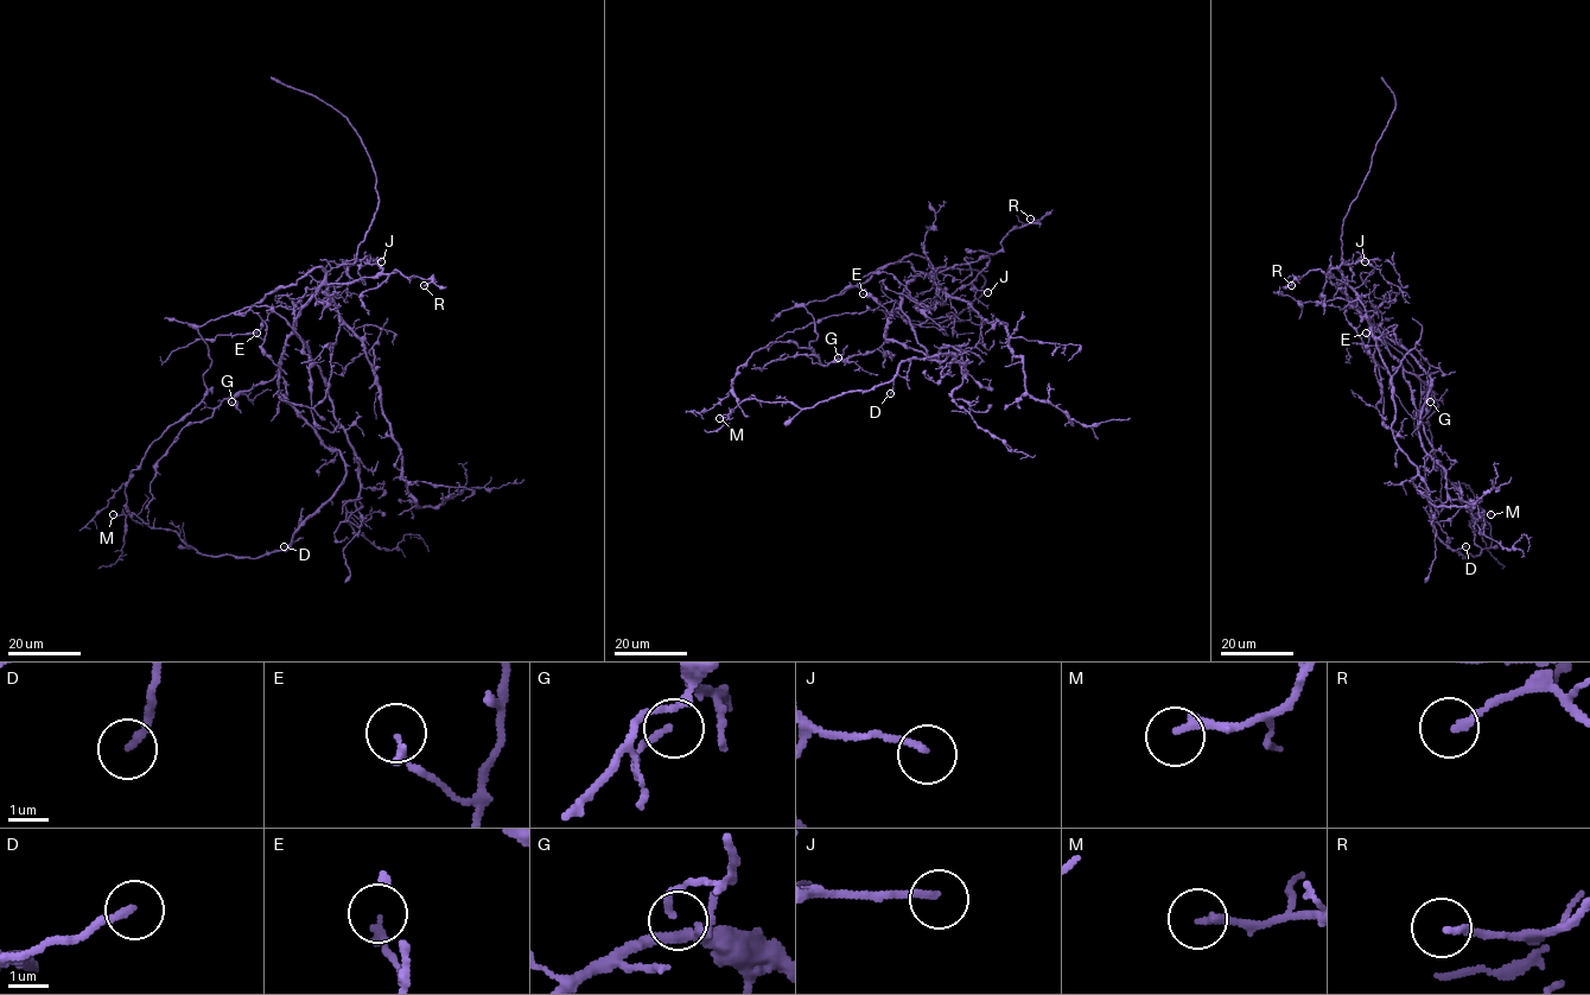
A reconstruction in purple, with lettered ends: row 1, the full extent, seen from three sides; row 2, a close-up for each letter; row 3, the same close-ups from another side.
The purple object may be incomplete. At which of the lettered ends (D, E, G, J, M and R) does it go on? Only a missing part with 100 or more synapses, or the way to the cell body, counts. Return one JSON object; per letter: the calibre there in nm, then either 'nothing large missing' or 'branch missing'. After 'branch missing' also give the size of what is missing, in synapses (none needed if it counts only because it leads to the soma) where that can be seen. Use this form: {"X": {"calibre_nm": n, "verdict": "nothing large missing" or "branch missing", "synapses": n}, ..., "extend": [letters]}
{"D": {"calibre_nm": 170, "verdict": "nothing large missing"}, "E": {"calibre_nm": 200, "verdict": "nothing large missing"}, "G": {"calibre_nm": 150, "verdict": "nothing large missing"}, "J": {"calibre_nm": 160, "verdict": "nothing large missing"}, "M": {"calibre_nm": 240, "verdict": "nothing large missing"}, "R": {"calibre_nm": 180, "verdict": "nothing large missing"}, "extend": []}

